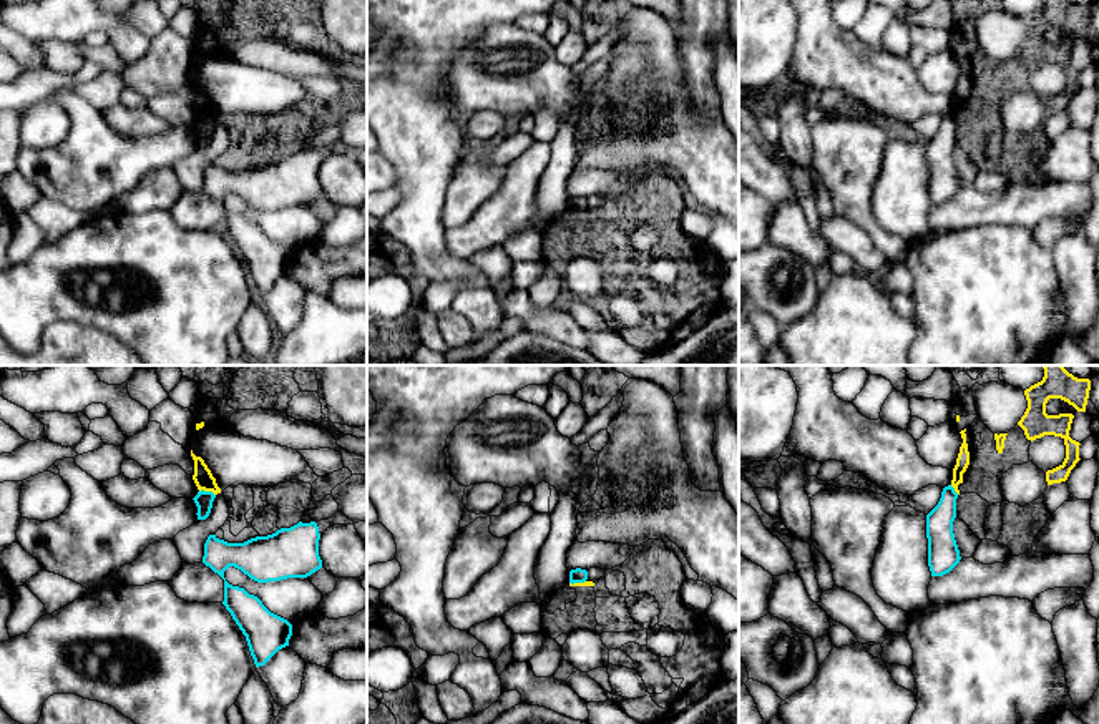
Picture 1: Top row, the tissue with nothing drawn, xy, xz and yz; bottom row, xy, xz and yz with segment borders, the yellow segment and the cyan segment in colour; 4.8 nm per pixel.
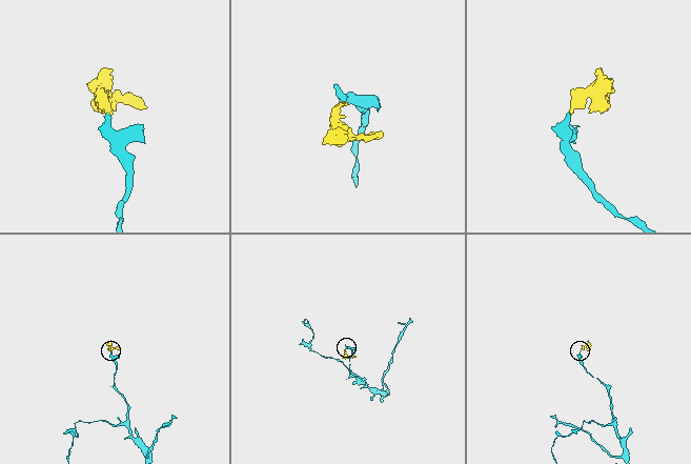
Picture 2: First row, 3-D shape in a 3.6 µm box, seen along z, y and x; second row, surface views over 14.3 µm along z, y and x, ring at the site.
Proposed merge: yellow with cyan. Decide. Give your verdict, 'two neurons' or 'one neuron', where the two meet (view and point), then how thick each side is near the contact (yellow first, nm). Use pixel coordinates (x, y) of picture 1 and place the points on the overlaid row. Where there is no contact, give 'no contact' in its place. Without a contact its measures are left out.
two neurons; contact xy (208, 490); calibres 90 and 90 nm

